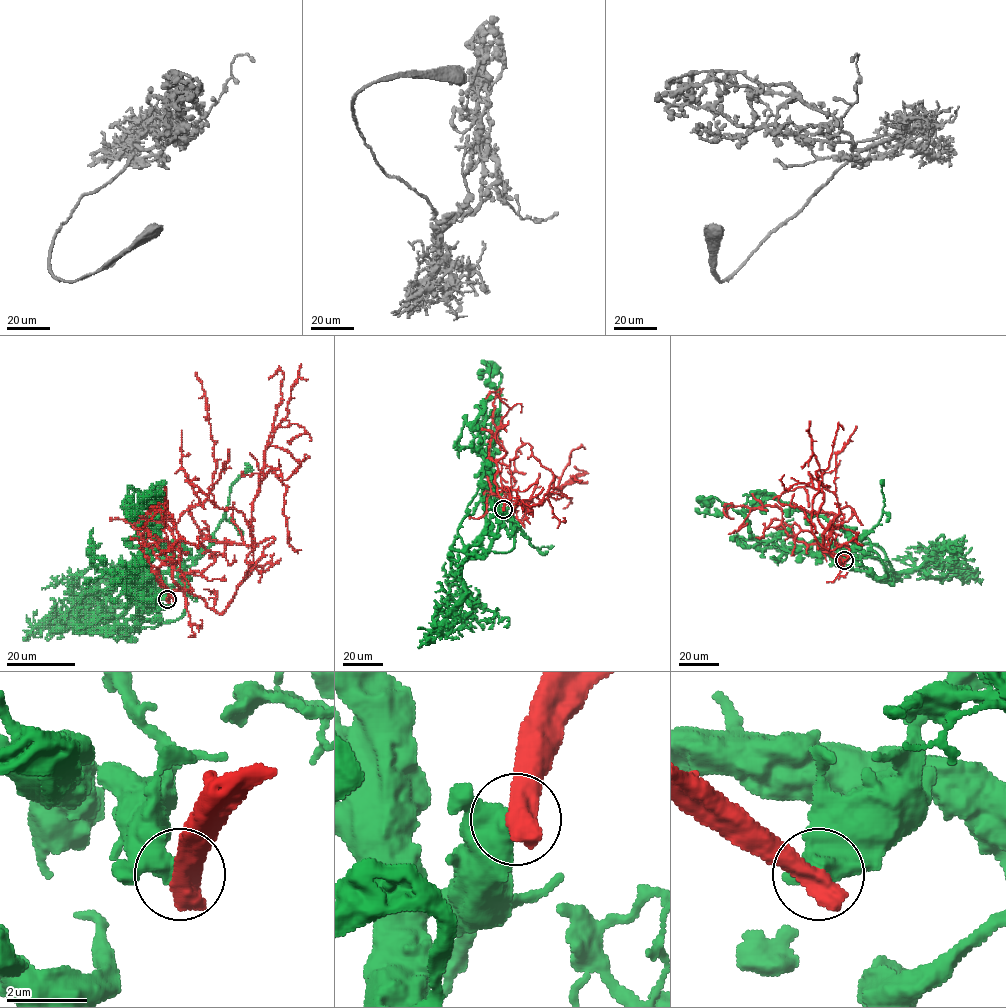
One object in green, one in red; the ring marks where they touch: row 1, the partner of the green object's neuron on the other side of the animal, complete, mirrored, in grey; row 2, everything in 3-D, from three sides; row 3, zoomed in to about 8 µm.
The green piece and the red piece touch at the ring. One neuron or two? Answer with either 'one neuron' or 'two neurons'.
two neurons

